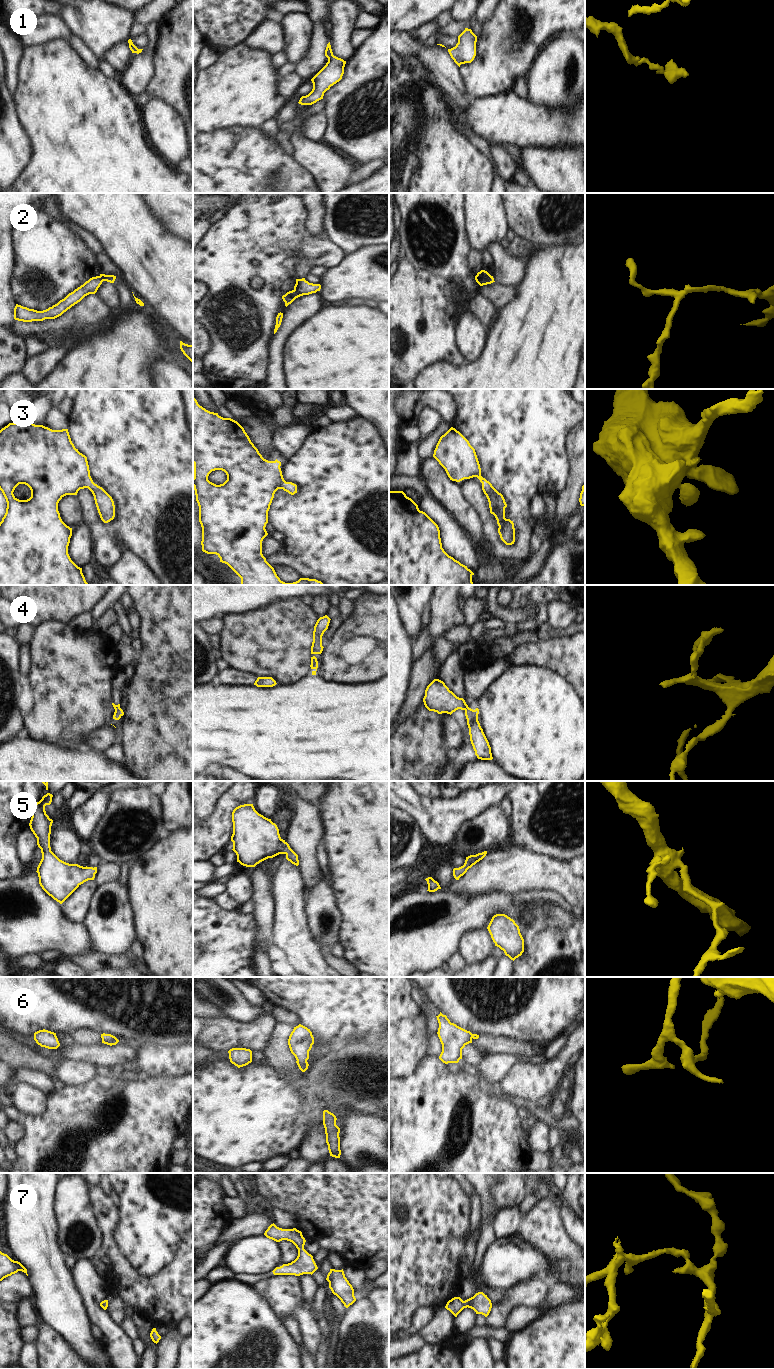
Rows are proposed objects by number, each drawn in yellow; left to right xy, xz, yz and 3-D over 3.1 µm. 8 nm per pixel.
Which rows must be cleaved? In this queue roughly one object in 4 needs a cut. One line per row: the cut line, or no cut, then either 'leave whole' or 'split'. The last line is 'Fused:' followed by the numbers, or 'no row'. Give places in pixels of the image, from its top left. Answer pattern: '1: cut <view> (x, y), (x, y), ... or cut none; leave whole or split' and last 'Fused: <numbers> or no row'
1: cut none; leave whole
2: cut xz (294, 289), (300, 295); split
3: cut none; leave whole
4: cut yz (467, 706), (465, 710); split
5: cut none; leave whole
6: cut none; leave whole
7: cut none; leave whole
Fused: 2, 4

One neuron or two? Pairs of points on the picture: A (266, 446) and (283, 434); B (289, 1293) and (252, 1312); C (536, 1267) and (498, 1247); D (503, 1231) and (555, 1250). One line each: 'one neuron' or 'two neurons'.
A: two neurons
B: two neurons
C: one neuron
D: one neuron

